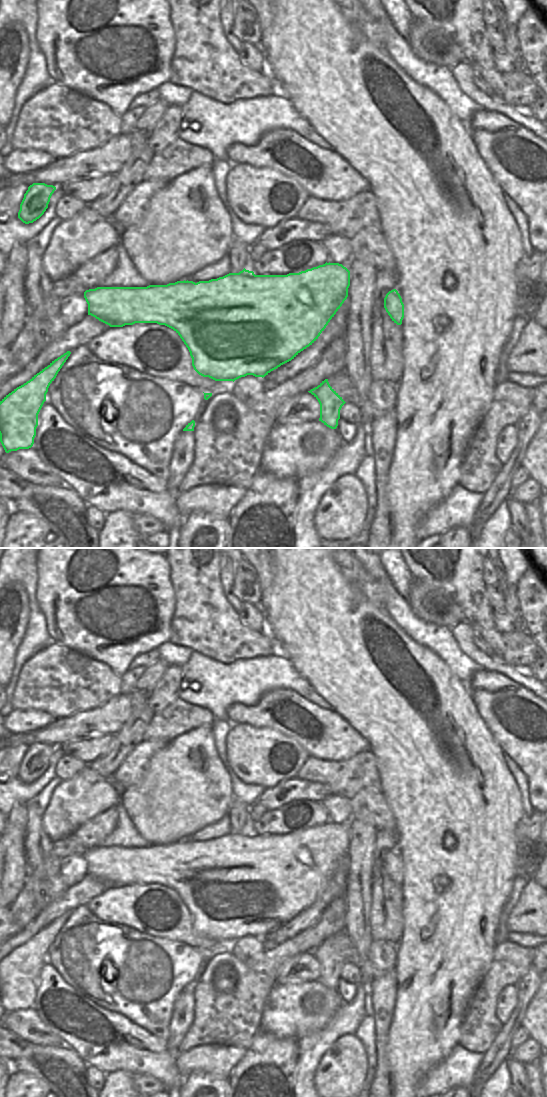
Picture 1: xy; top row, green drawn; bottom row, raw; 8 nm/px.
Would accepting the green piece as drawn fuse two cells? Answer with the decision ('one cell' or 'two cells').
one cell

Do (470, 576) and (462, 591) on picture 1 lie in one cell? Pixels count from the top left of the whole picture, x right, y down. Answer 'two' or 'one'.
one

